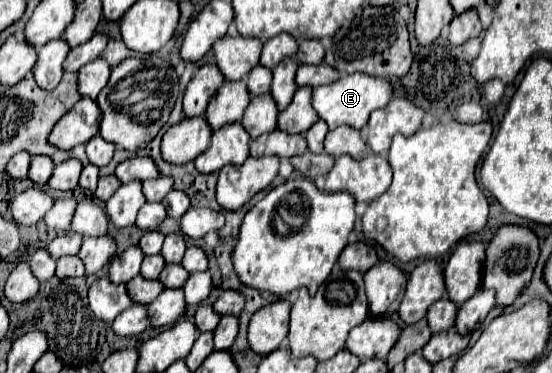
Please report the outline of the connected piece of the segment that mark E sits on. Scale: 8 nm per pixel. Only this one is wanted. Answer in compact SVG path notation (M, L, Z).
M347 74L337 82L317 86L313 90L313 108L317 110L319 118L329 124L329 130L335 130L341 124L363 128L369 122L369 114L377 108L385 108L393 98L393 86L387 78L373 78L369 74Z

